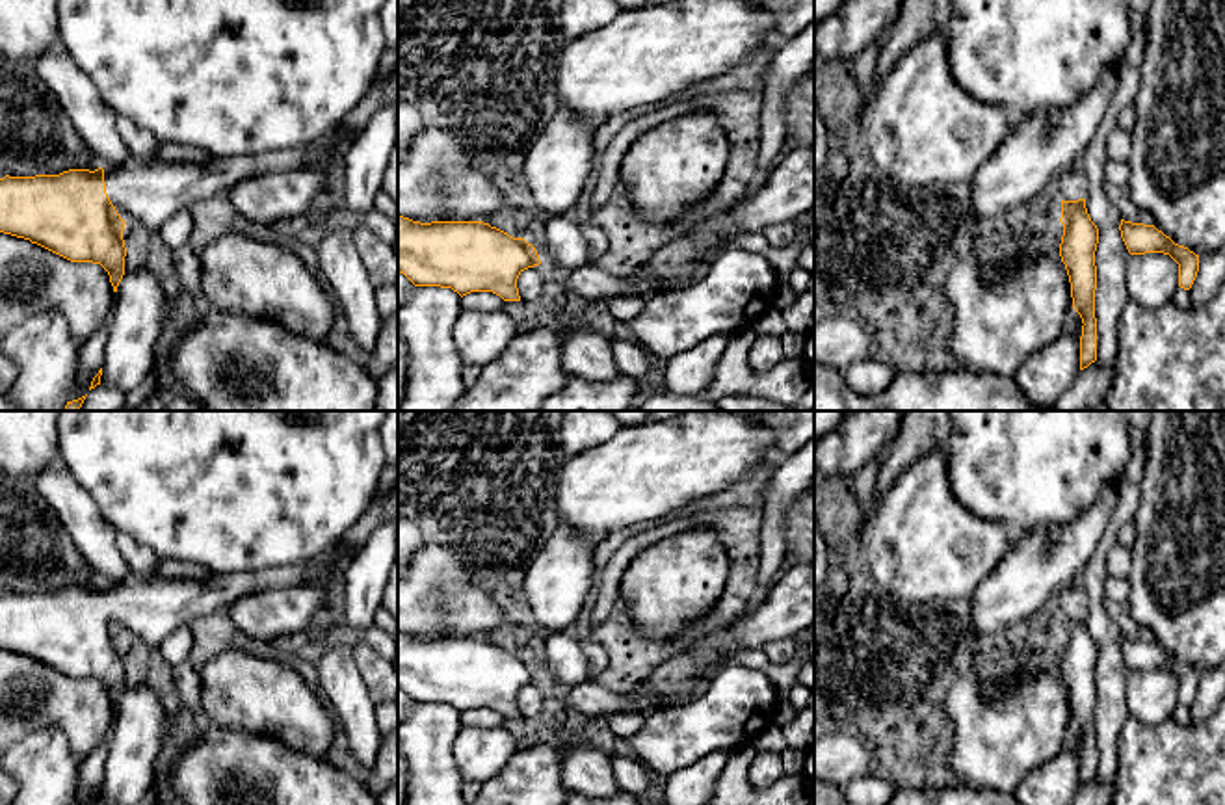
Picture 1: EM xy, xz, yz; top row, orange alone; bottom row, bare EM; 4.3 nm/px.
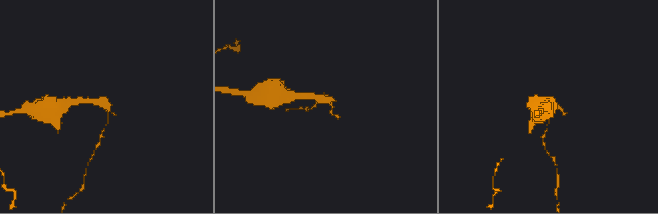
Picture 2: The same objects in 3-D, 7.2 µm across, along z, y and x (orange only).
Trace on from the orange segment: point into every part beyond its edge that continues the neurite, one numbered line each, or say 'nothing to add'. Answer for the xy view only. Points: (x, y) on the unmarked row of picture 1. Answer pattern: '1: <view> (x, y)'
1: xy (145, 608)

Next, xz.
1: xz (562, 664)

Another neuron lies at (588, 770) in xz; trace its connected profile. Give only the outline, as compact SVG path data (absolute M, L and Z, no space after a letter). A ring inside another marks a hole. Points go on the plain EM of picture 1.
M569 736L563 742L563 785L582 796L610 798L619 788L612 770L612 755L595 747L584 736Z

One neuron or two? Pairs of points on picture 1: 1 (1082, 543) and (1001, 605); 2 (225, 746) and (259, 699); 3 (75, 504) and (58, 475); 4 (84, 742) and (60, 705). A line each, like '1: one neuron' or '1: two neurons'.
1: one neuron
2: two neurons
3: one neuron
4: one neuron

